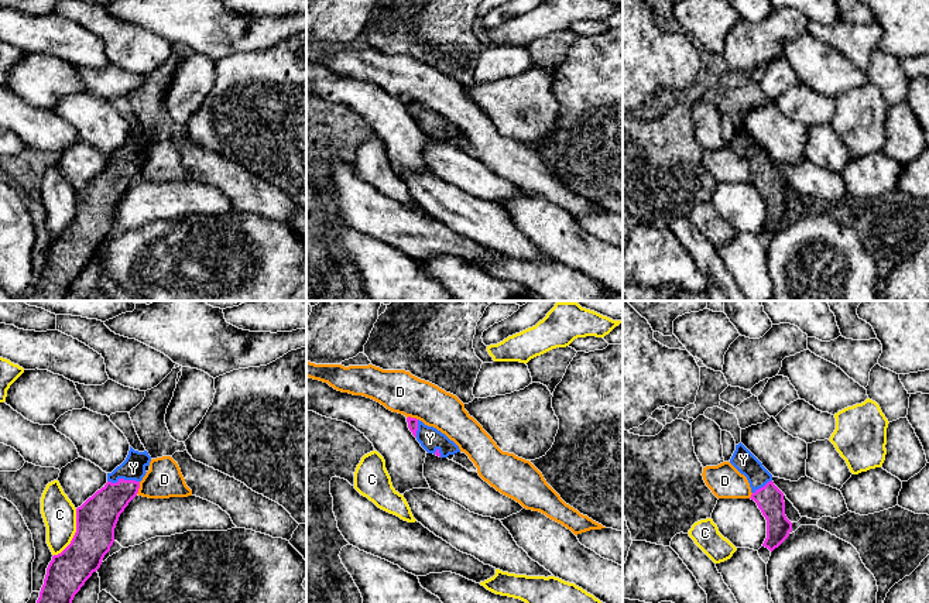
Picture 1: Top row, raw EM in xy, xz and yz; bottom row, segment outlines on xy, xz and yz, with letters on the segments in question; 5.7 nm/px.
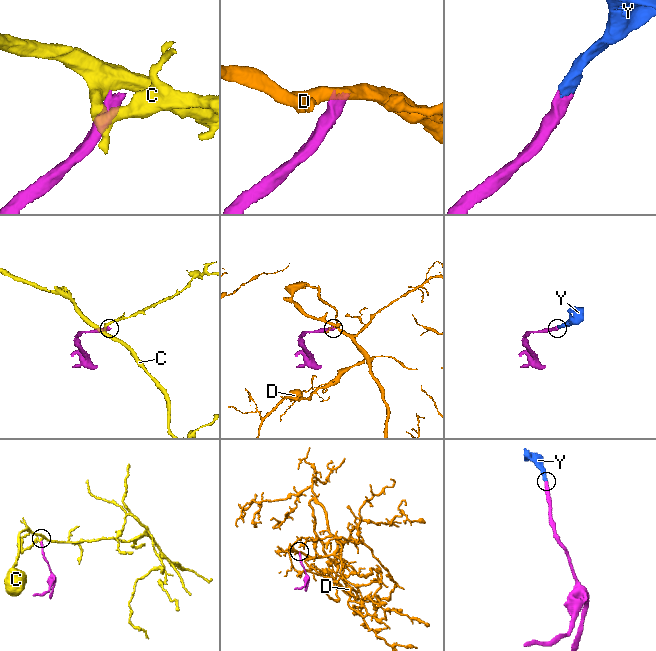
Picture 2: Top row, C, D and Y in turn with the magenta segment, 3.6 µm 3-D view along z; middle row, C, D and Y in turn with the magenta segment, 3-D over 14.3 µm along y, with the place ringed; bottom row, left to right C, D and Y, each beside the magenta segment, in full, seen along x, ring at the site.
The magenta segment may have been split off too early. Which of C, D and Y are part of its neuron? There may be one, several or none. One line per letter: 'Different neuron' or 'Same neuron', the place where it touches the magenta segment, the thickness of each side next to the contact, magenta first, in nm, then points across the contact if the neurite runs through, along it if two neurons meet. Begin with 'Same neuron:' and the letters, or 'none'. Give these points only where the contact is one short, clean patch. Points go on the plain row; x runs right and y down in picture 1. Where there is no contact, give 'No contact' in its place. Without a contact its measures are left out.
Same neuron: Y
C: Different neuron. Touches magenta at xy (75, 218). Thickness 240 nm (magenta) against 190 nm
D: Different neuron. Touches magenta at xy (139, 171). Thickness 200 nm (magenta) against 200 nm. Boundary: xy (140, 165), (136, 177)
Y: Same neuron. Touches magenta at xy (123, 163). Thickness 220 nm (magenta) against 140 nm. Path across: xy (99, 198), (122, 171), (123, 163), (133, 151)

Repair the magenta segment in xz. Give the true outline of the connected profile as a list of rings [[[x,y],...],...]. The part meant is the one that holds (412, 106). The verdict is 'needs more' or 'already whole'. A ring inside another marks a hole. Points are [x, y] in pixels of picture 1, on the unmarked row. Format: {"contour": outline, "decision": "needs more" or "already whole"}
{"contour": [[[411,100],[407,102],[407,106],[412,119],[428,137],[448,141],[460,136],[459,130],[436,112],[428,110],[422,105]]], "decision": "needs more"}

